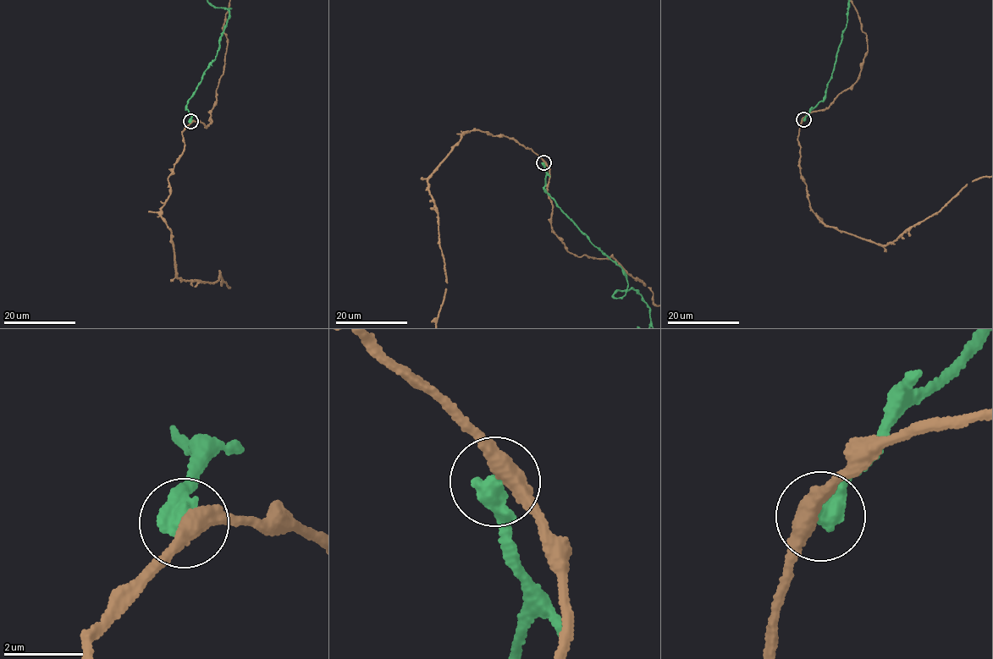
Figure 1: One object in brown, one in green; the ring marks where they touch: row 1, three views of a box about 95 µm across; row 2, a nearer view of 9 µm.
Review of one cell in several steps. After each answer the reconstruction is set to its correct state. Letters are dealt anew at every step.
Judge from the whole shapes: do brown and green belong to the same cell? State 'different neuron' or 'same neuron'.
different neuron

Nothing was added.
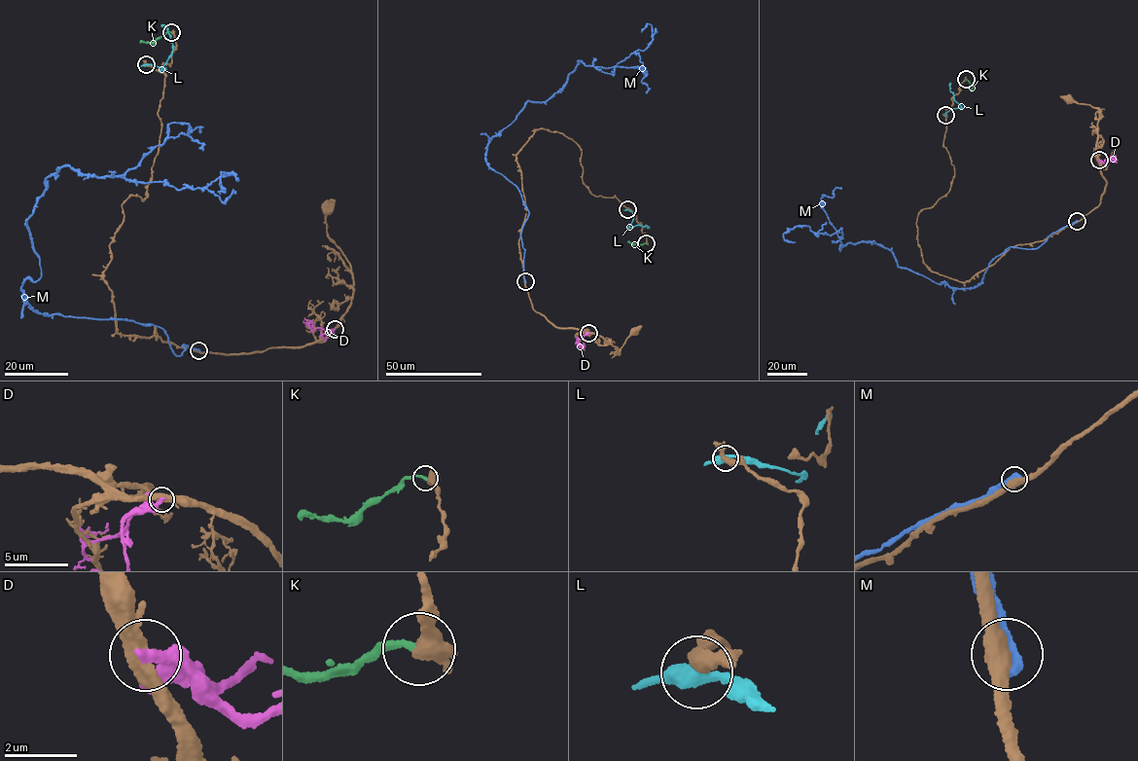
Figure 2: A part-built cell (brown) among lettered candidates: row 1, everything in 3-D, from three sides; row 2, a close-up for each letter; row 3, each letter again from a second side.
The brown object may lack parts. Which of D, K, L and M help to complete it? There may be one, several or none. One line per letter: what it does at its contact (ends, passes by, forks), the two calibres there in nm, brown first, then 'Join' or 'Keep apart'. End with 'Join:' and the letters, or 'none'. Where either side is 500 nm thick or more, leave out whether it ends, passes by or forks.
D: It ends there. Thickness 440 nm (brown) against 320 nm. Keep apart
K: Thickness 600 nm (brown) against 200 nm. Join
L: It passes by. Thickness 380 nm (brown) against 400 nm. Keep apart
M: It ends there. Thickness 400 nm (brown) against 420 nm. Keep apart
Join: K

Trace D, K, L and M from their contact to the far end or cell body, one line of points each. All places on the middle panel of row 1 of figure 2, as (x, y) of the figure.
D: (588, 333), (577, 340), (577, 344)
K: (646, 243), (627, 241)
L: (627, 209), (633, 218), (629, 227), (647, 227)
M: (525, 282), (529, 211), (487, 144), (580, 61), (613, 73), (649, 47), (651, 24), (641, 32)

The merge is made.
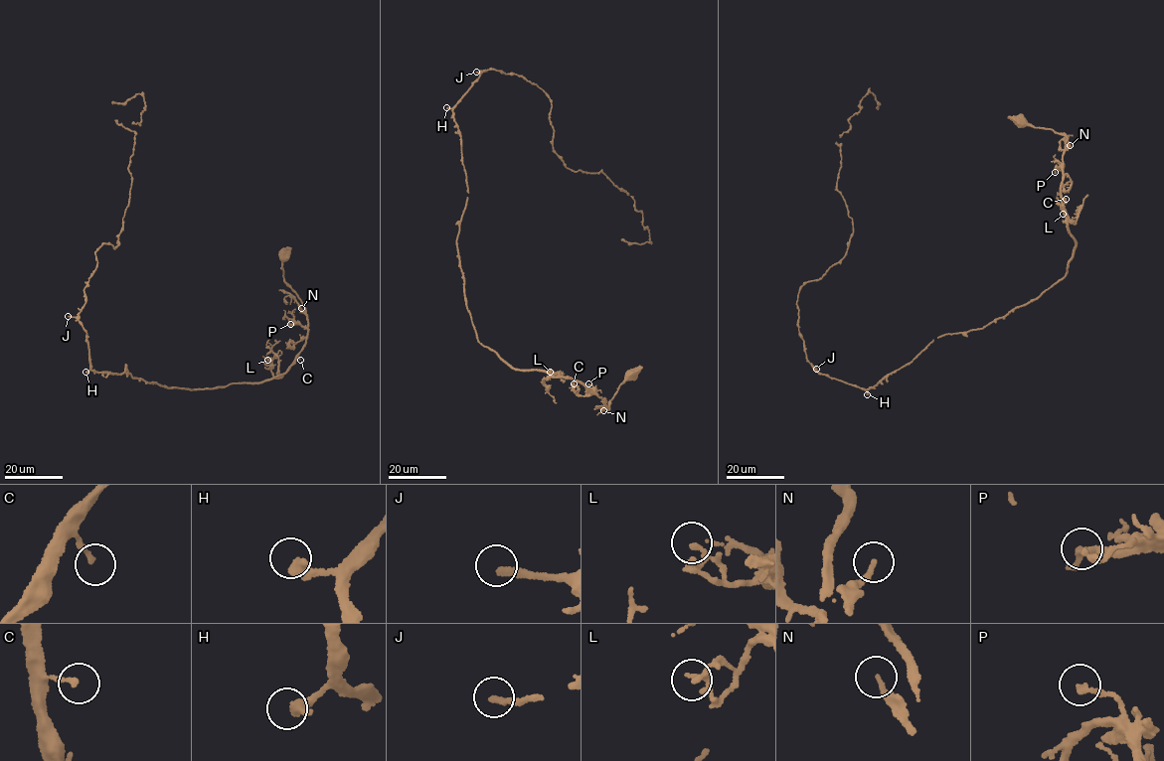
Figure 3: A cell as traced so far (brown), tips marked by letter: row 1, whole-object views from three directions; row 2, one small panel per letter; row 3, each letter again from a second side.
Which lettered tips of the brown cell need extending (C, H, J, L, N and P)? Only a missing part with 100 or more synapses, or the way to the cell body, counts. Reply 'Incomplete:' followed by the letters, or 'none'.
Incomplete: J

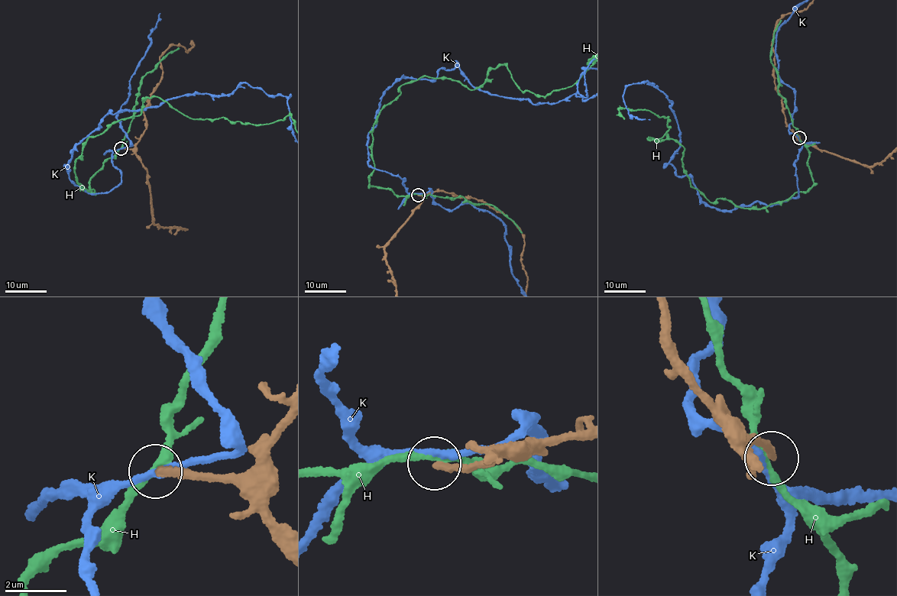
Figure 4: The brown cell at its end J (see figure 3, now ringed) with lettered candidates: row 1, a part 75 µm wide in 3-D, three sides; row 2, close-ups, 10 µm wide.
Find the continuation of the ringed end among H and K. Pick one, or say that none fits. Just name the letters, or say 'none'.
none

